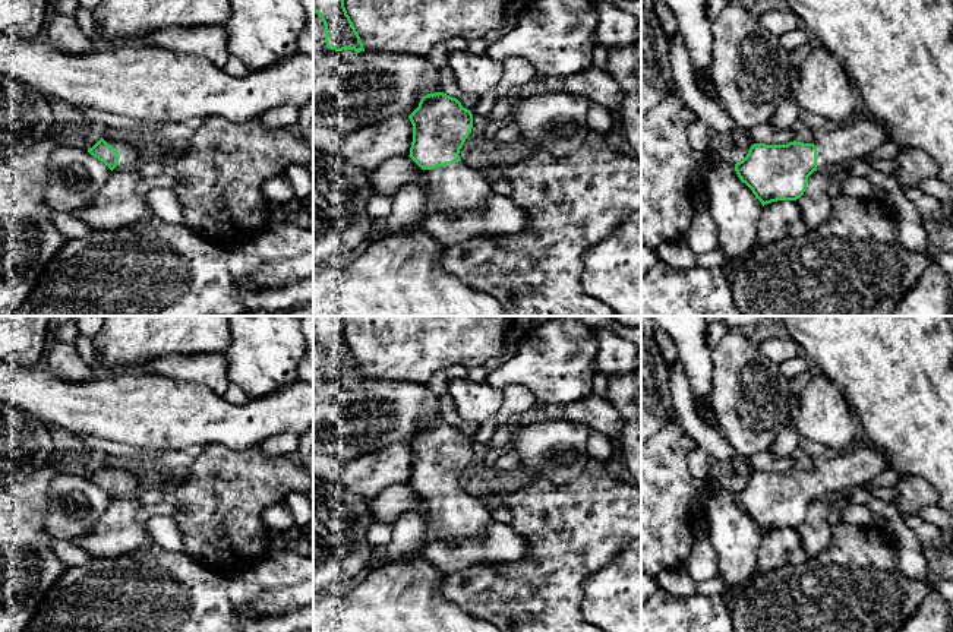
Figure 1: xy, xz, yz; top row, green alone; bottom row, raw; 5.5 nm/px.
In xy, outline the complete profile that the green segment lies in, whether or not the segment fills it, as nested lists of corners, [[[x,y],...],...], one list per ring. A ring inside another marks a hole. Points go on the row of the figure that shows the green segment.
[[[107,130],[88,152],[111,171],[133,171],[143,158],[154,152],[154,143],[129,132]]]

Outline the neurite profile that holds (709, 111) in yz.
[[[676,32],[672,40],[672,72],[678,95],[694,111],[697,120],[709,124],[726,140],[738,127],[720,102],[713,101],[695,83],[691,59],[684,38]]]

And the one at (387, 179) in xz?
[[[394,157],[370,173],[373,195],[394,196],[403,186],[423,180],[425,171],[410,157]]]

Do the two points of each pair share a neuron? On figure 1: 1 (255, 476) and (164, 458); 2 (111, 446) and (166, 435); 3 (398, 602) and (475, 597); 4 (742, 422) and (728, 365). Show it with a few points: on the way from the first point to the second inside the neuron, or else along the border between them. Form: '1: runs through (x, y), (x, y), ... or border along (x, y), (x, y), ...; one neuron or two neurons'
1: border along (196, 452), (195, 461), (180, 473); two neurons
2: border along (87, 435), (154, 451); two neurons
3: border along (444, 572), (441, 582), (442, 597), (473, 616); two neurons
4: runs through (742, 407), (742, 379); one neuron

